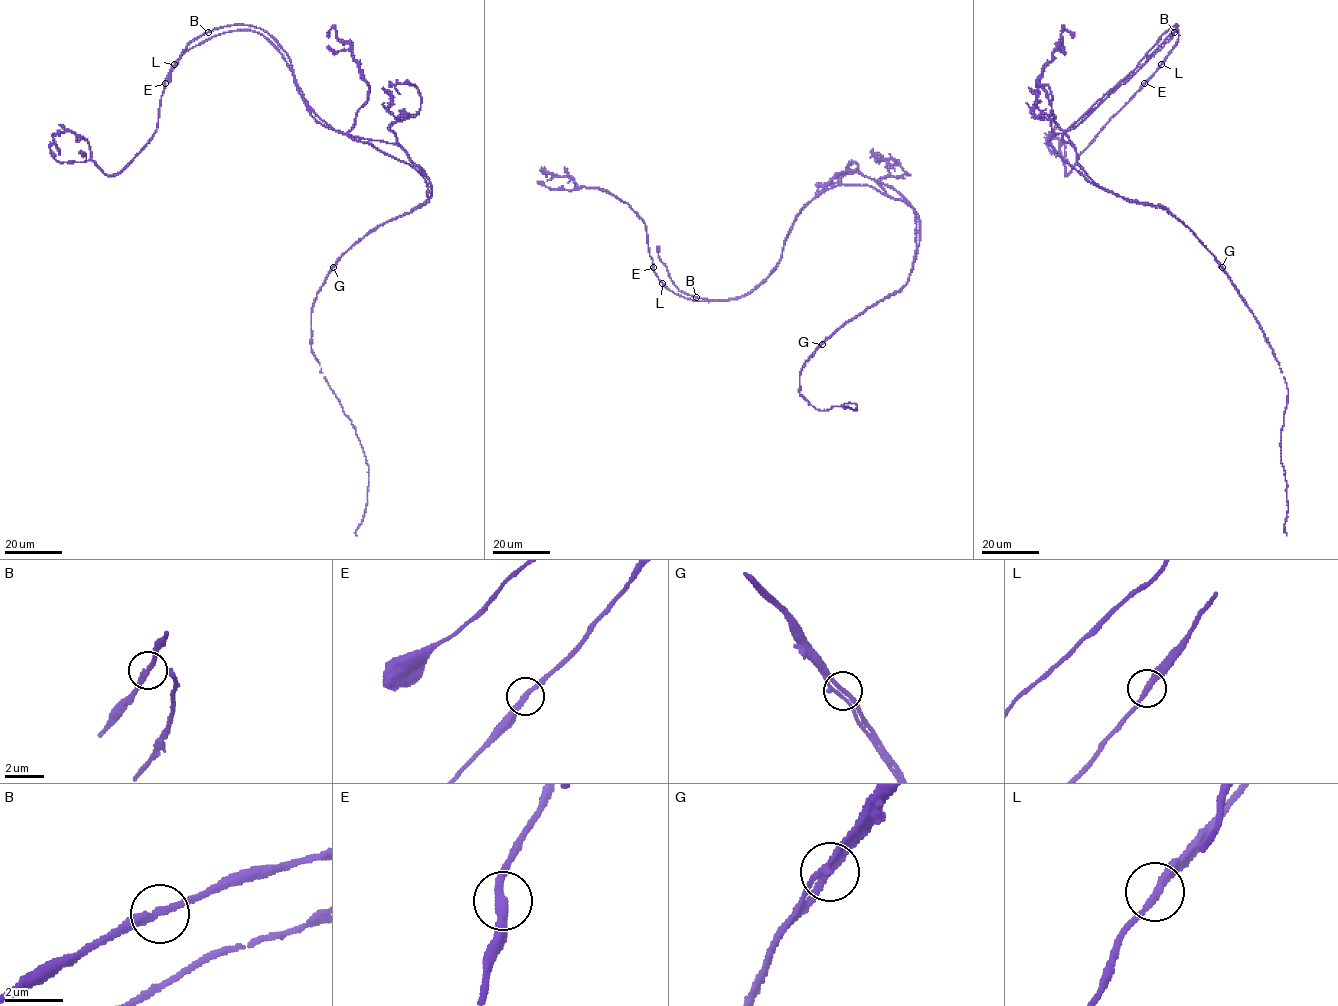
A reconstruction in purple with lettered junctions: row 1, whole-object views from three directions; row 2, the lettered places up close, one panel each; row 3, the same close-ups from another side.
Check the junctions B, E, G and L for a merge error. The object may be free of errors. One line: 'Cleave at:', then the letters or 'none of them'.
Cleave at: G

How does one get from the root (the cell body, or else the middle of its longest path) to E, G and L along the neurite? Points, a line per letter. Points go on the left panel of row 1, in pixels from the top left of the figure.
E: (383, 141), (359, 138), (322, 125), (307, 108), (284, 56), (252, 30), (225, 32), (188, 49), (165, 83)
G: (383, 141), (398, 144), (425, 174), (431, 184), (431, 196), (411, 211), (366, 234), (334, 267)
L: (383, 141), (359, 138), (322, 125), (307, 108), (284, 56), (254, 31), (214, 35), (188, 49), (174, 64)

